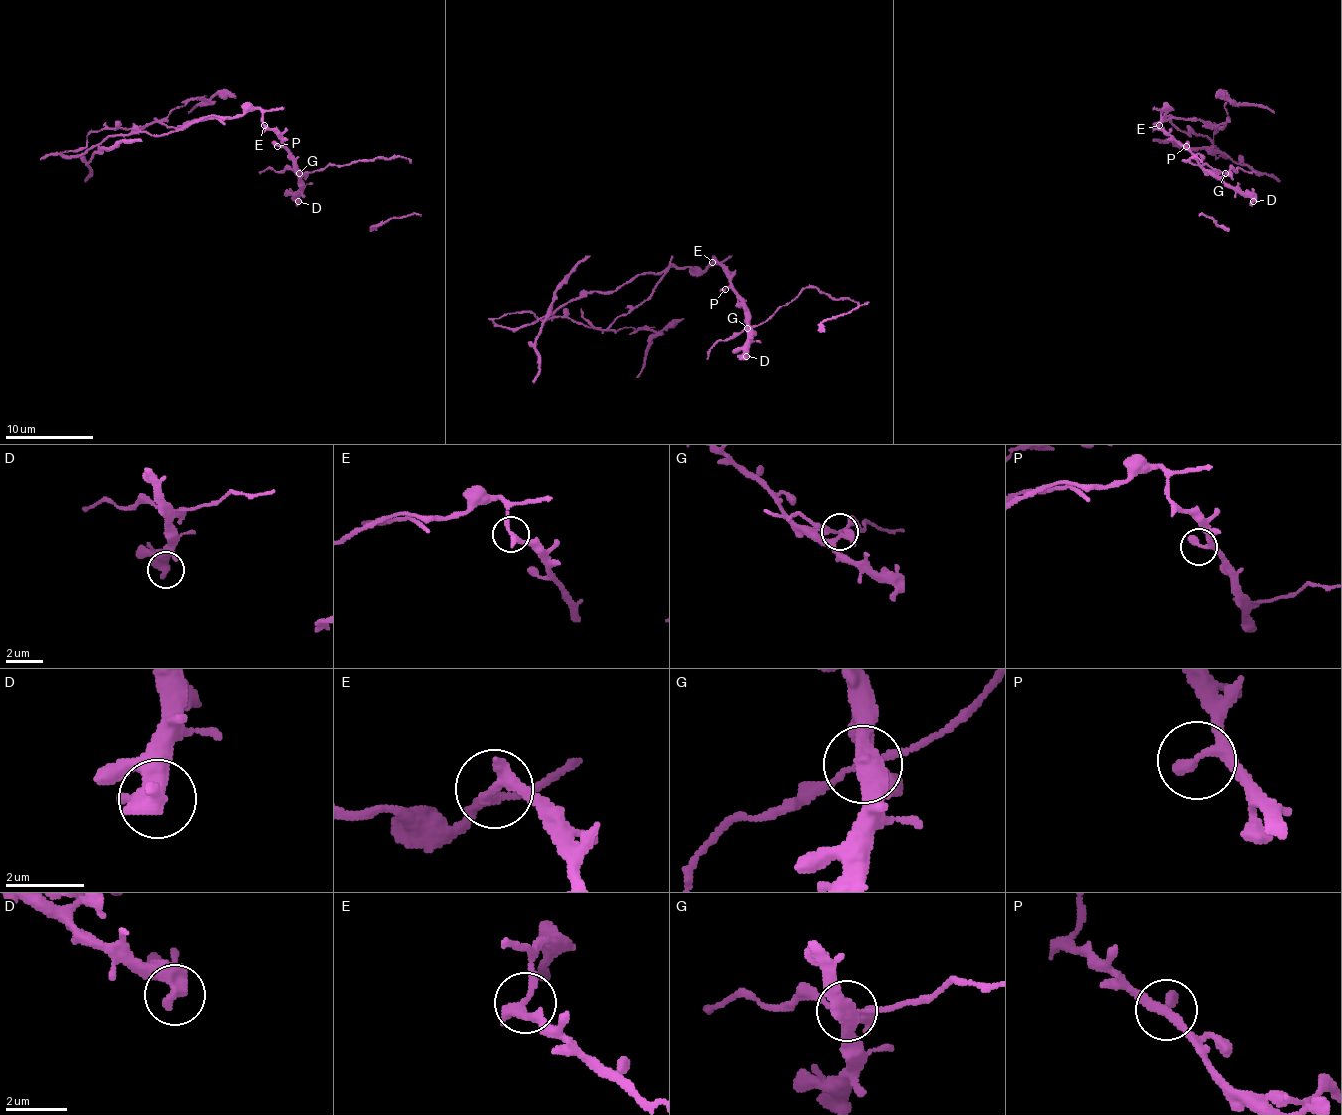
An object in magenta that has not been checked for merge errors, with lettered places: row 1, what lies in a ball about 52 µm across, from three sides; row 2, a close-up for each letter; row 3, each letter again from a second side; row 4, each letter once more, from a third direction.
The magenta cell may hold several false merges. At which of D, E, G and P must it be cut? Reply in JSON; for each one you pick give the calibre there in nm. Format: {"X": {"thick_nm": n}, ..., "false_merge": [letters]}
{"E": {"thick_nm": 320}, "G": {"thick_nm": 280}, "false_merge": ["E", "G"]}

